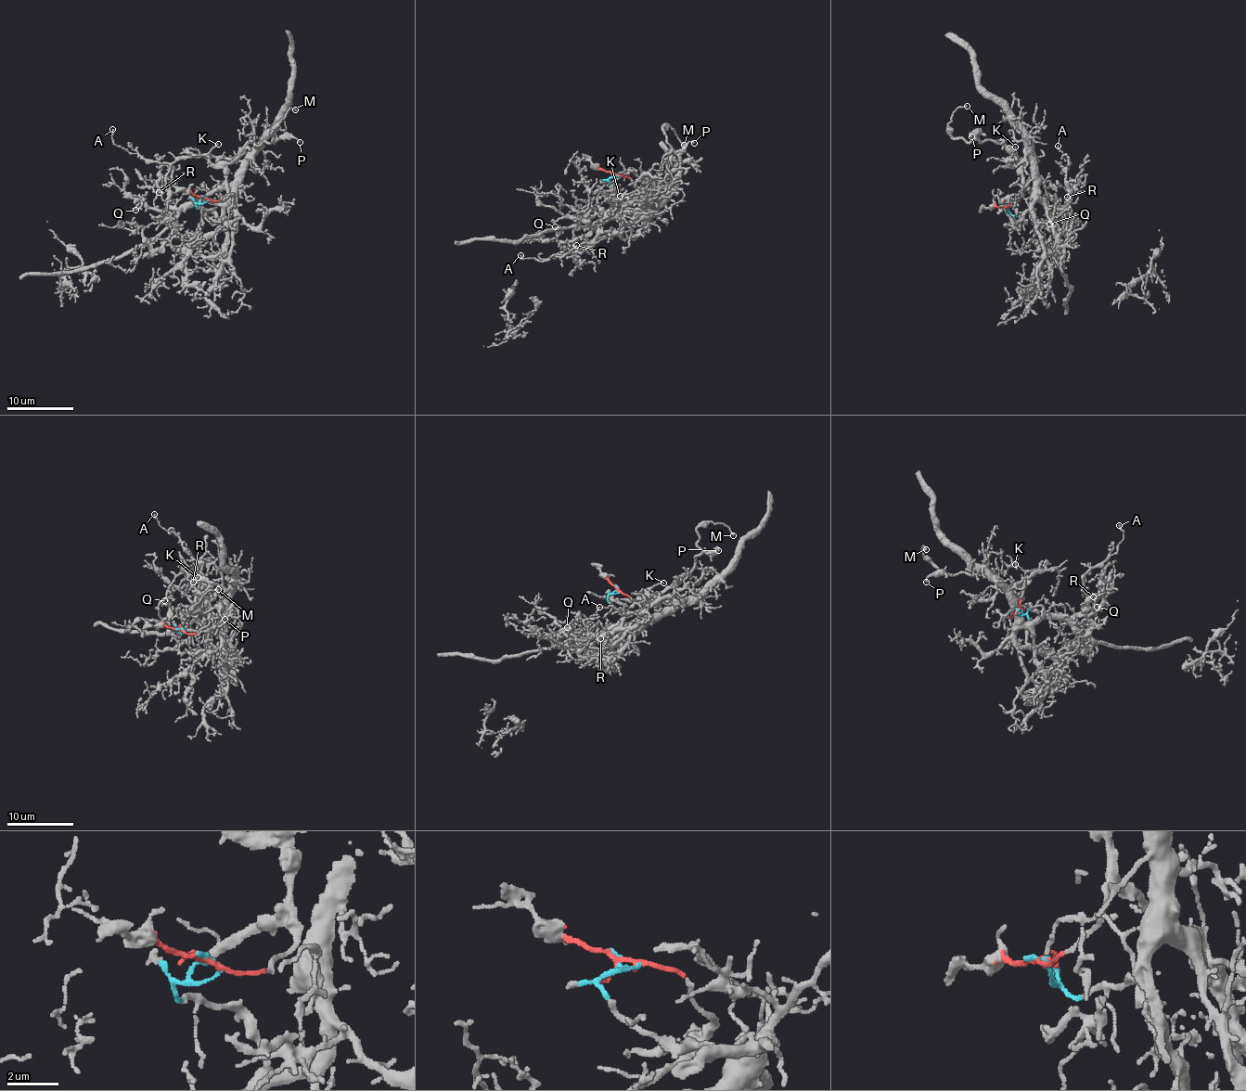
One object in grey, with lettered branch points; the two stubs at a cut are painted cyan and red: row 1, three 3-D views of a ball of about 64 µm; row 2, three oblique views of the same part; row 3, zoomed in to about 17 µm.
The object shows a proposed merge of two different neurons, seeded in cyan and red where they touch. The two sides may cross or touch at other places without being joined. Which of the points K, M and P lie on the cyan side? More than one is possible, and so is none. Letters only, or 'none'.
none

